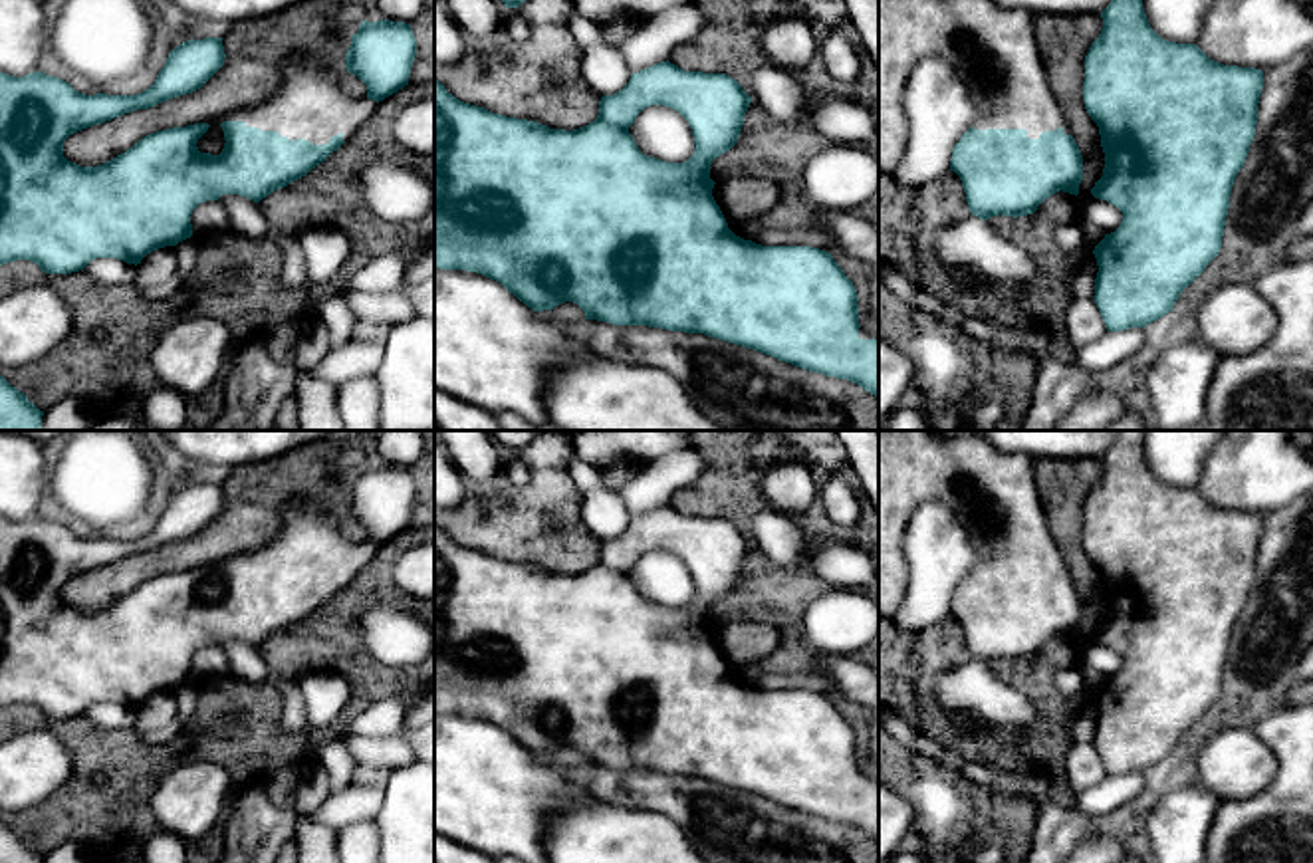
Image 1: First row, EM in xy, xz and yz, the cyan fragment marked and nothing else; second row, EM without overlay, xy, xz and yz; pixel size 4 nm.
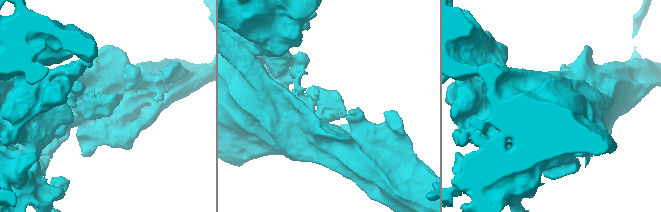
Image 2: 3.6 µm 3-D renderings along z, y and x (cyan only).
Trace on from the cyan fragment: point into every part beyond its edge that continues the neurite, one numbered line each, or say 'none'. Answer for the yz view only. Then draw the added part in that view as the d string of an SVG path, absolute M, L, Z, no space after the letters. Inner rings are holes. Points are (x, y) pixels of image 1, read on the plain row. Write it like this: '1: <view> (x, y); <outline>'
1: yz (994, 493); M879 431L879 613L895 617L908 585L908 565L904 557L904 532L914 510L926 502L940 502L952 508L972 530L982 550L974 573L1025 573L1029 583L1039 583L1043 575L1063 573L1071 579L1071 569L1057 548L1041 498L1035 488L1033 460L1025 454L1000 452L990 440L974 434L944 436L936 431Z

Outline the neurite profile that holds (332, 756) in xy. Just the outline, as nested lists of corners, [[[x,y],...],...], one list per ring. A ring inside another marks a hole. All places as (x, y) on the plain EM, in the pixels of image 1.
[[[343,740],[315,746],[315,760],[327,774],[331,794],[339,794],[353,782],[355,762],[349,758]]]

